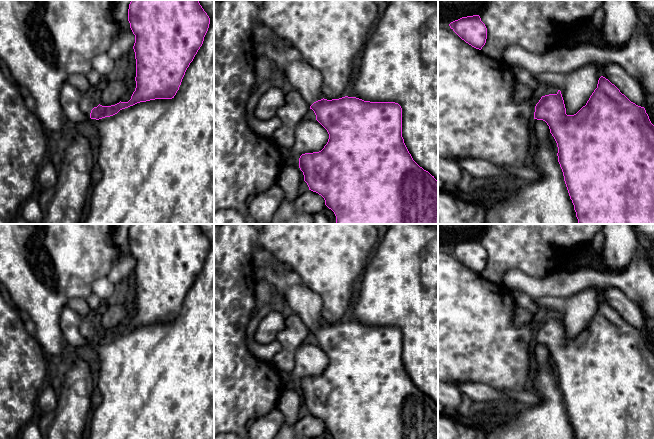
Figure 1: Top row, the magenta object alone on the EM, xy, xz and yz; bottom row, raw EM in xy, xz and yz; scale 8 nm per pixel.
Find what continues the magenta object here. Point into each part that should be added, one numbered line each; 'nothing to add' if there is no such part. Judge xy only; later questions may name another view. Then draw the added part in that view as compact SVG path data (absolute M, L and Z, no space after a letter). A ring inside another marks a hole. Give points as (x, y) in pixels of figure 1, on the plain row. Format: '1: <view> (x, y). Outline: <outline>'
1: xy (88, 324). Outline: M95 310L80 318L79 330L81 335L90 341L91 334L99 329L99 317L100 313Z

